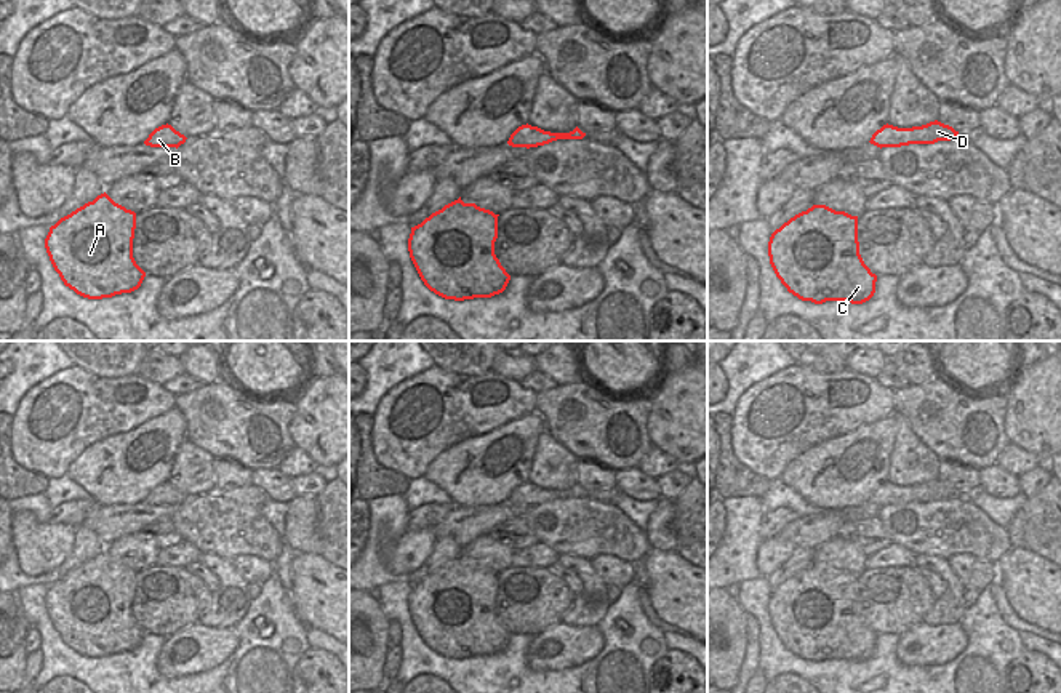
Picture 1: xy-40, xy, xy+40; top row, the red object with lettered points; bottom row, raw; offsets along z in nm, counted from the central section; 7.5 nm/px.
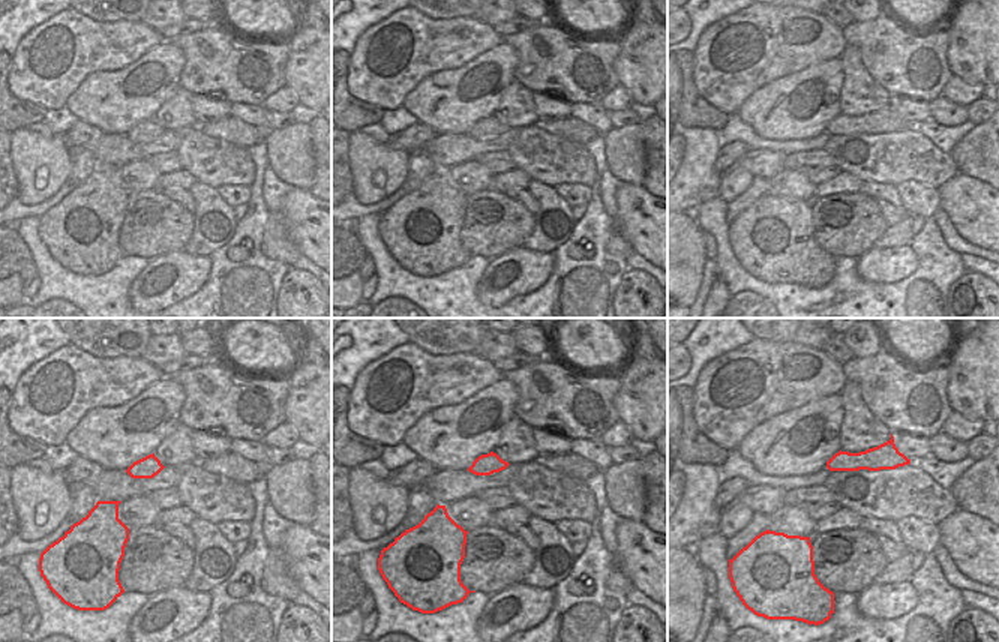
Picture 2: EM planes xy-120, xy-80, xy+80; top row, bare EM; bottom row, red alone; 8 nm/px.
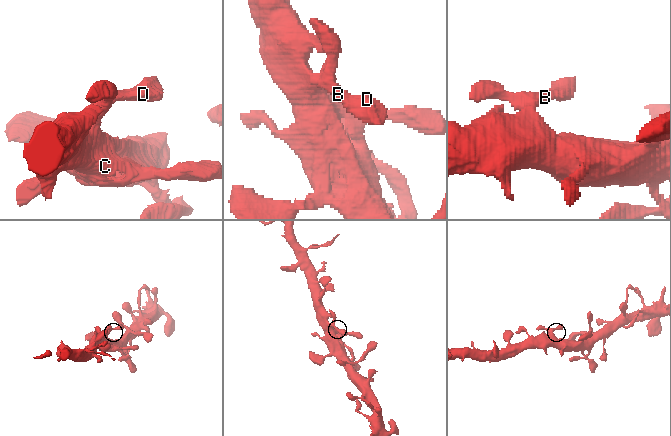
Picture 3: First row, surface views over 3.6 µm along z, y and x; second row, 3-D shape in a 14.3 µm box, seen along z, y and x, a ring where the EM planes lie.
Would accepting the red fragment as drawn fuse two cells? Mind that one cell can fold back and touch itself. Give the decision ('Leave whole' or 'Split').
Leave whole

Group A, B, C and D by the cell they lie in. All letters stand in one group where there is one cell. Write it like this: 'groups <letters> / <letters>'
groups A B C D

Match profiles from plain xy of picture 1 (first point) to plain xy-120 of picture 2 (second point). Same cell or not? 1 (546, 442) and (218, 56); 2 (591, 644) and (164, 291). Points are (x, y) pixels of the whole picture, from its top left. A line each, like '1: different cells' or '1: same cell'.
1: different cells
2: same cell

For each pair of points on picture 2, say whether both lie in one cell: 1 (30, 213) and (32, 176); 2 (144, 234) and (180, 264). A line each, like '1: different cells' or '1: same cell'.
1: different cells
2: different cells

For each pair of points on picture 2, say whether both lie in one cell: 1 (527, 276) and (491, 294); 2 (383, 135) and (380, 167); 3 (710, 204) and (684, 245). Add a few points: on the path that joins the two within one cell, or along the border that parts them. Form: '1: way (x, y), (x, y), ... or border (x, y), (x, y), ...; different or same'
1: way (518, 281), (500, 291); same
2: border (360, 131), (378, 141), (387, 143); different
3: border (695, 221), (702, 231); different

